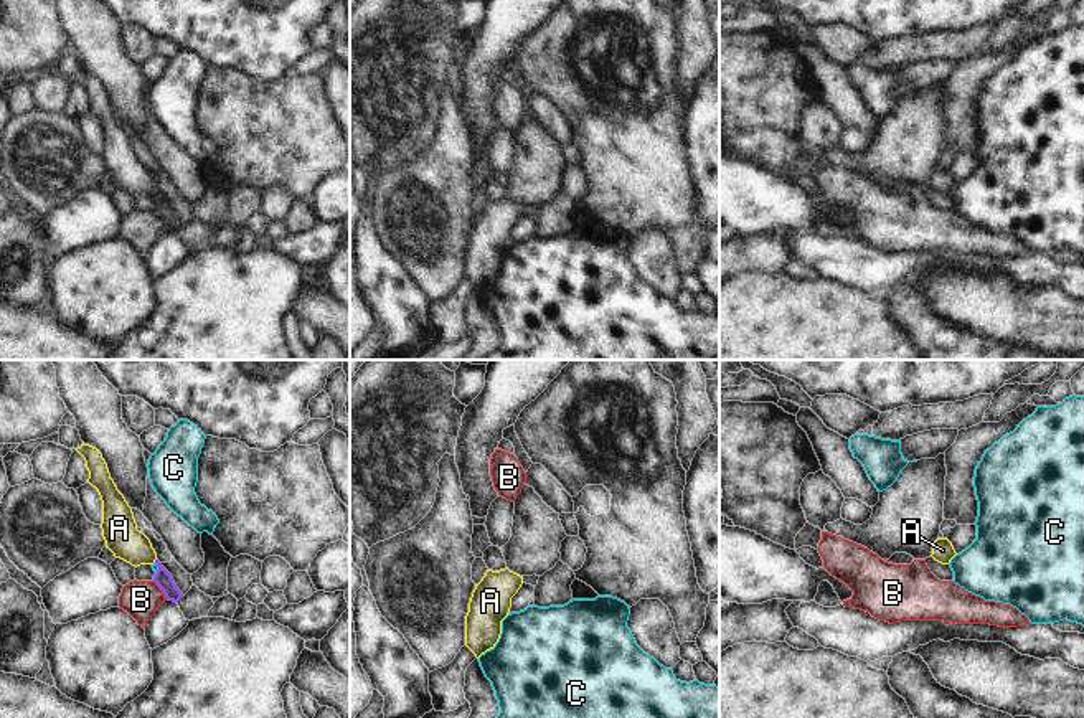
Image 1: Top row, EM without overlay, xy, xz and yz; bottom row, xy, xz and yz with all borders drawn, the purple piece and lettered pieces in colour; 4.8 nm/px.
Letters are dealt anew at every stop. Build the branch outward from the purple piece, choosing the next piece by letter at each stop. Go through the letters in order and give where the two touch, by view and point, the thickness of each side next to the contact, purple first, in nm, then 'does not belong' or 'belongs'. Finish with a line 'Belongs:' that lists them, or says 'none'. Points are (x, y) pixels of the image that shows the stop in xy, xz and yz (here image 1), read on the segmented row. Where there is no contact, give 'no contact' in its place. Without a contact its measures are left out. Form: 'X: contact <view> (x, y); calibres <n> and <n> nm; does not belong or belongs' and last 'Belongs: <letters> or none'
A: contact xy (155, 562); calibres 90 and 170 nm; belongs
B: contact xy (160, 588); calibres 90 and 180 nm; does not belong
C: contact xy (159, 568); calibres 90 and 20 nm; does not belong
Belongs: A

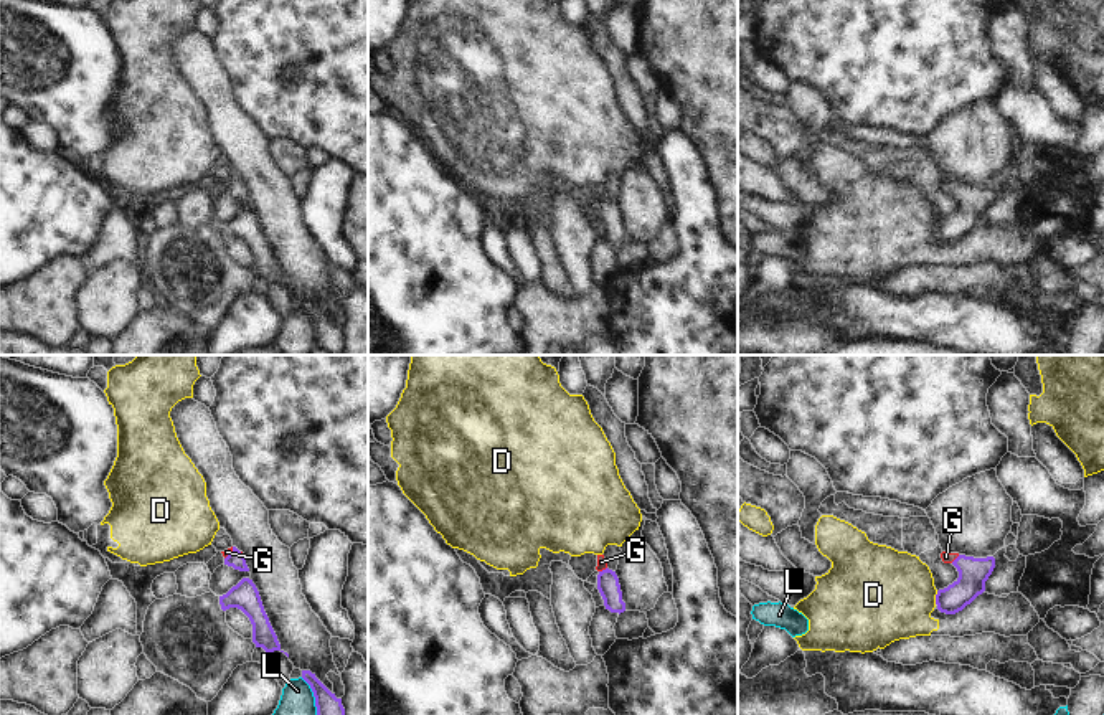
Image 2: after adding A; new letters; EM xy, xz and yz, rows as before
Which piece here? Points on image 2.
D: contact yz (936, 598); calibres 140 and 460 nm; does not belong
G: contact xy (230, 554); calibres 80 and 30 nm; belongs
L: contact xy (314, 696); calibres 110 and 160 nm; does not belong
Belongs: G

